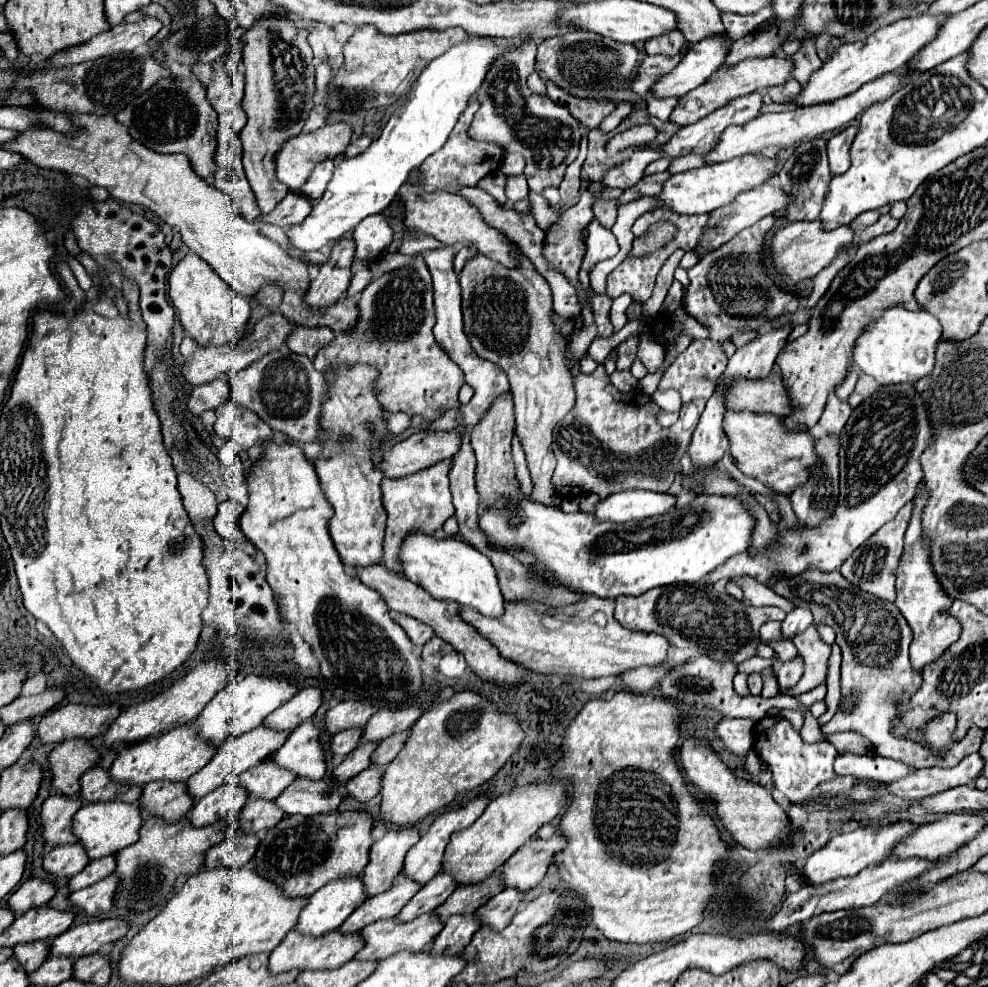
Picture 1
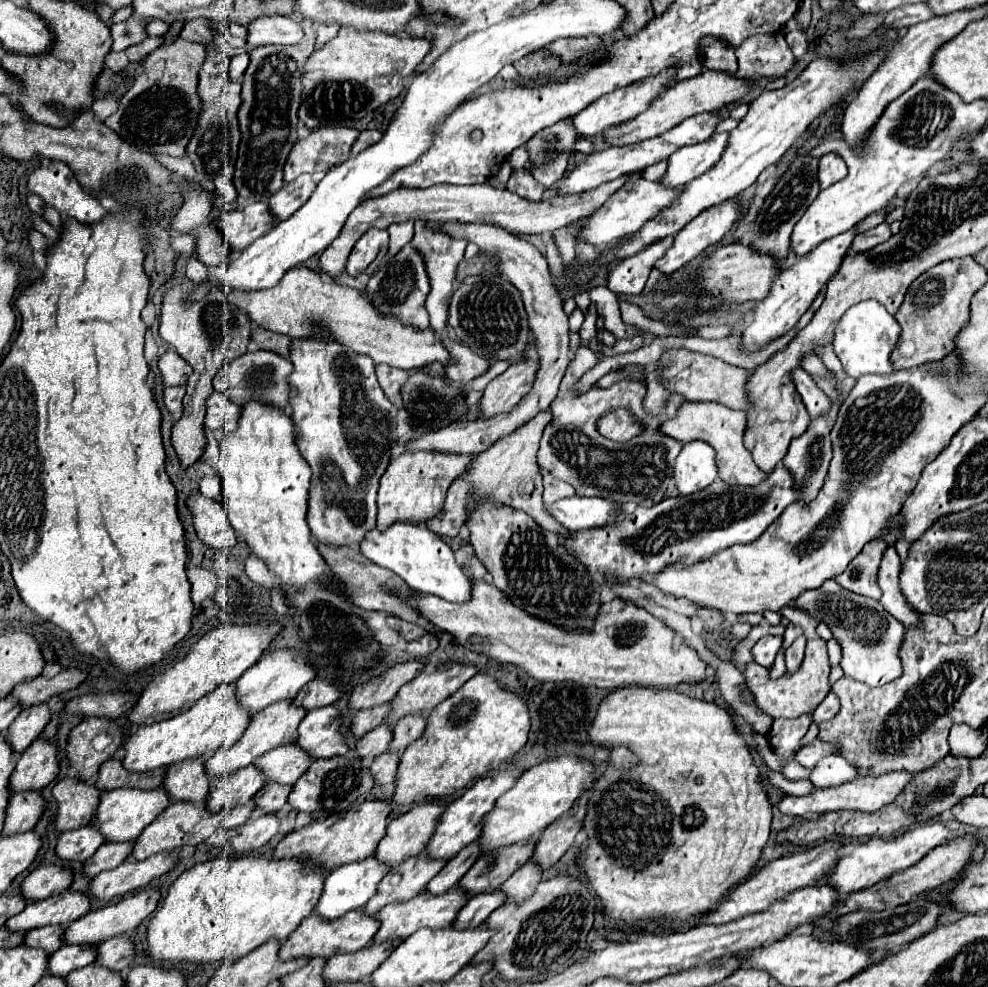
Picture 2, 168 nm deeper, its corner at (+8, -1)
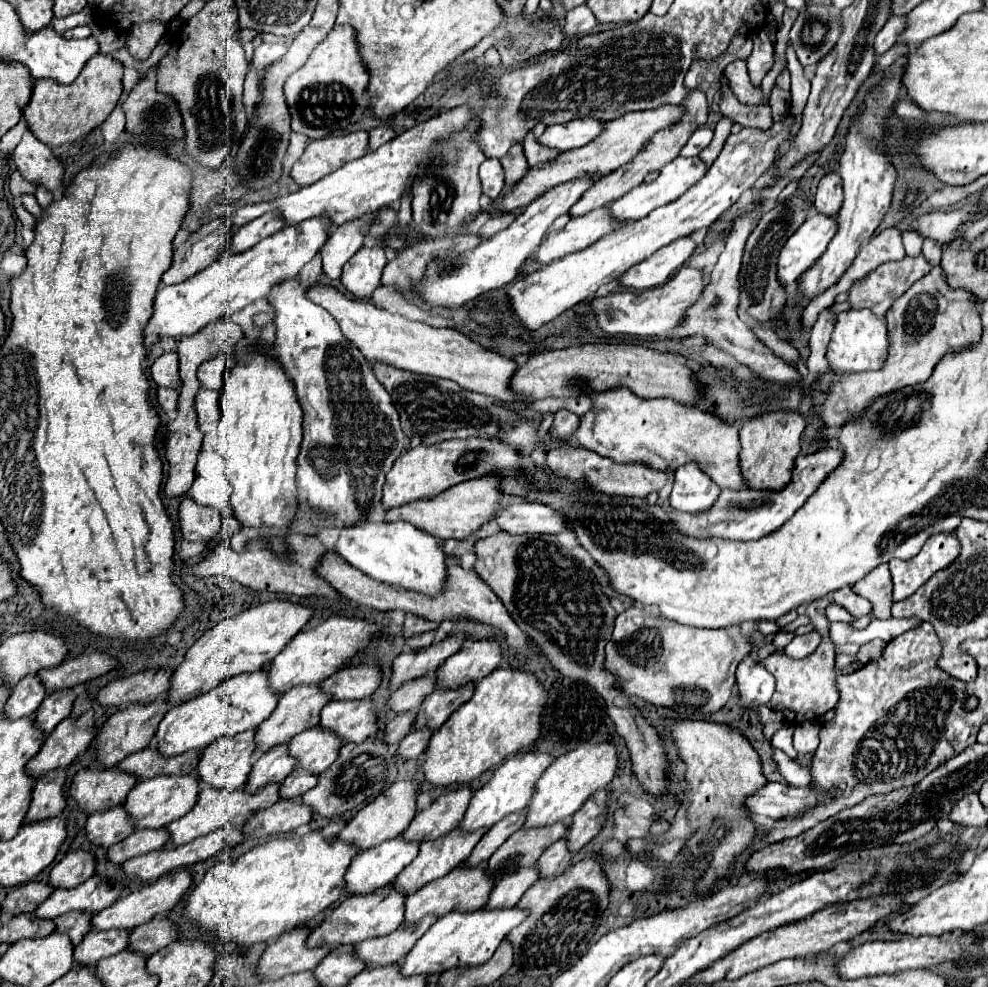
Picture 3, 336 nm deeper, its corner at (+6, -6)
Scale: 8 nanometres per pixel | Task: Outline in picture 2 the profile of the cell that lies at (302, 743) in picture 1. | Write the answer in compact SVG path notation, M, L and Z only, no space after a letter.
M335 706L309 710L297 728L297 738L293 744L313 760L345 754L349 748L339 732L339 724L341 718Z

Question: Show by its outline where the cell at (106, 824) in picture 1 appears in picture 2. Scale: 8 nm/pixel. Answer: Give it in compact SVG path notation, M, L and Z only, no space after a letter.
M119 788L103 792L99 798L97 812L91 820L91 826L101 832L105 842L129 842L135 840L147 824L155 820L155 816L165 810L169 804L169 796L165 790L135 790L135 788Z

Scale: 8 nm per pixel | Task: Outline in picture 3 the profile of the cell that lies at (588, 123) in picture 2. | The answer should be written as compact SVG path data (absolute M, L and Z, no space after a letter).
M575 119L565 125L549 125L537 139L539 145L555 151L571 151L593 141L601 133L603 123L595 119Z

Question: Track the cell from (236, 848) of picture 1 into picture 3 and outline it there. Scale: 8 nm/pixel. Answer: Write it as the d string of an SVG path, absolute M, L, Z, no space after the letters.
M279 799L267 809L257 811L245 823L247 837L269 837L295 831L297 827L309 823L311 807L303 805L299 799Z

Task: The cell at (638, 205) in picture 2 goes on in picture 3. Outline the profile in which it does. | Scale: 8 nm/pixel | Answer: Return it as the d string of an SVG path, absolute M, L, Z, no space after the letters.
M603 207L581 217L571 217L571 221L563 229L549 231L541 239L533 259L539 265L547 265L555 259L561 259L561 255L589 247L589 243L595 243L597 239L601 239L601 235L609 235L609 231L615 231L621 225L623 223L613 223L613 219L605 215Z

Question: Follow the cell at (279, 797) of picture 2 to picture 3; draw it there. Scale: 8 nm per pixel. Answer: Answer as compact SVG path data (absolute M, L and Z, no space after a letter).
M295 767L289 777L281 783L281 797L285 799L297 799L301 797L305 791L313 789L317 785L317 775L303 769L303 767Z

